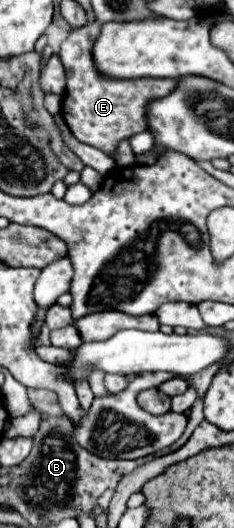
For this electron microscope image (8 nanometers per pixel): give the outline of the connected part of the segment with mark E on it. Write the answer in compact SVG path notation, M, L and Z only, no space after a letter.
M85 25L81 29L73 29L69 37L63 41L59 57L67 77L67 89L61 101L61 117L65 119L69 131L91 147L101 149L111 155L119 141L129 139L147 129L147 105L155 99L167 97L175 91L177 79L111 79L97 71L93 63L93 43L99 37L101 25Z

